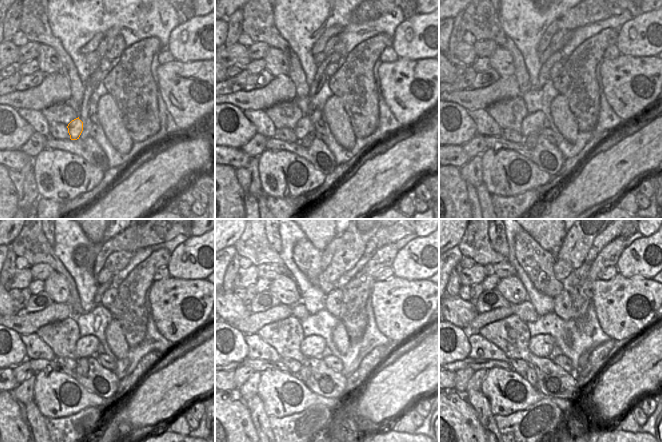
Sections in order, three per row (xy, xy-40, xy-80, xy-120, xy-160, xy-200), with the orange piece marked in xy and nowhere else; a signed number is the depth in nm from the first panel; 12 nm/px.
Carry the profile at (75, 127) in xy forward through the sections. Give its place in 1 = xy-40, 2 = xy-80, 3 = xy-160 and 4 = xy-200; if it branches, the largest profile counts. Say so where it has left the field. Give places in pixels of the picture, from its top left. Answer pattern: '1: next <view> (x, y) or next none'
1: next xy-40 (307, 123)
2: next xy-80 (533, 122)
3: next xy-160 (313, 346)
4: next xy-200 (541, 346)

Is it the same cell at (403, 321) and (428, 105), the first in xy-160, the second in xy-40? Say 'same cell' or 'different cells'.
same cell

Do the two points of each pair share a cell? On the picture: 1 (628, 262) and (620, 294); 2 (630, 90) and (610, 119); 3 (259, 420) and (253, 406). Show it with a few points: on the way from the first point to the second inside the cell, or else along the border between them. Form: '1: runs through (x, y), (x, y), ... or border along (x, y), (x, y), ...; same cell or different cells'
1: border along (618, 272), (625, 277), (641, 275), (647, 279); different cells
2: border along (603, 92), (606, 102), (626, 126); different cells
3: runs through (259, 417), (256, 409); same cell

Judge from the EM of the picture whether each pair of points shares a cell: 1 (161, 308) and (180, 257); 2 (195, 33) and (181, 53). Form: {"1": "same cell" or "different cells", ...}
{"1": "different cells", "2": "same cell"}

